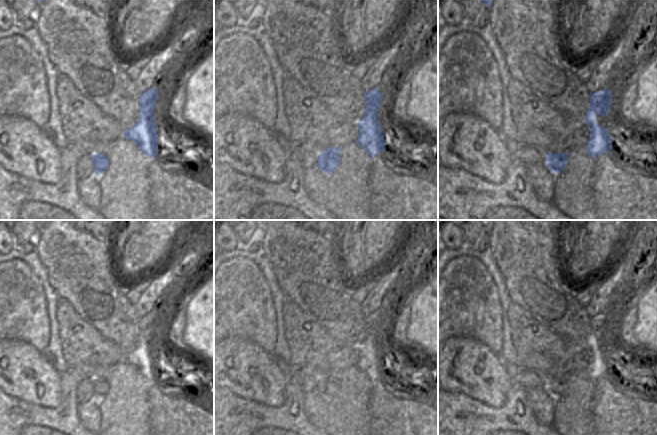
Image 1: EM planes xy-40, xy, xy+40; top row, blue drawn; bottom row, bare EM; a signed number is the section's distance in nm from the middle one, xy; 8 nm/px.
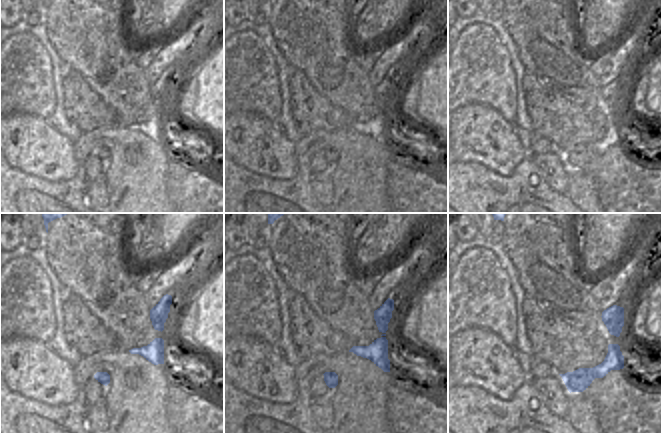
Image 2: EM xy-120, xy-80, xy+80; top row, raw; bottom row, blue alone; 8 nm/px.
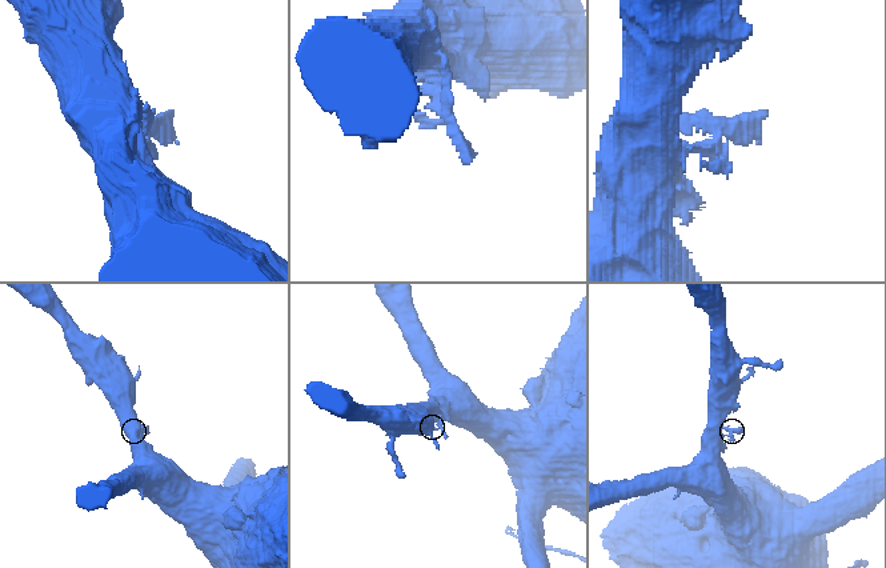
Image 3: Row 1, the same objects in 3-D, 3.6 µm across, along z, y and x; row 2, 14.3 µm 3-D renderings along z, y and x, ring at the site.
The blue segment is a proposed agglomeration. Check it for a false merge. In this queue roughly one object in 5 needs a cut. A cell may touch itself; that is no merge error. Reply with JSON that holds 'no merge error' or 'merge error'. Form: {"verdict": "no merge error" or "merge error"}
{"verdict": "no merge error"}

